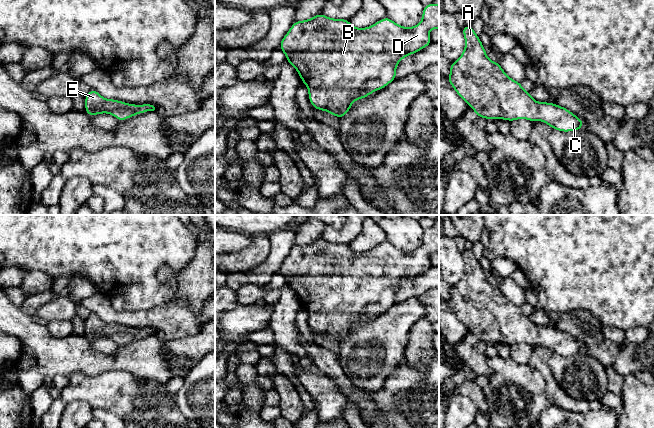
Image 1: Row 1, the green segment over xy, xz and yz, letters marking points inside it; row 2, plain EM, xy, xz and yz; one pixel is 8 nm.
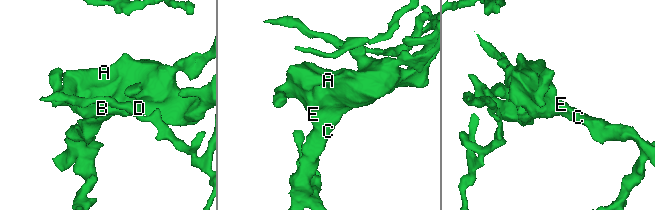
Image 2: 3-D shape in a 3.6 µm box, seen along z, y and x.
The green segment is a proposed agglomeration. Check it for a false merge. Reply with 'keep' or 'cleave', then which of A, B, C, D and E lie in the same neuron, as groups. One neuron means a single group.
keep; groups A B C D E

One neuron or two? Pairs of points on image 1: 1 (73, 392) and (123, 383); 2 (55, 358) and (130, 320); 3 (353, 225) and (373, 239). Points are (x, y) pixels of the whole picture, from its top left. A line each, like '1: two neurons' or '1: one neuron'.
1: one neuron
2: two neurons
3: two neurons

